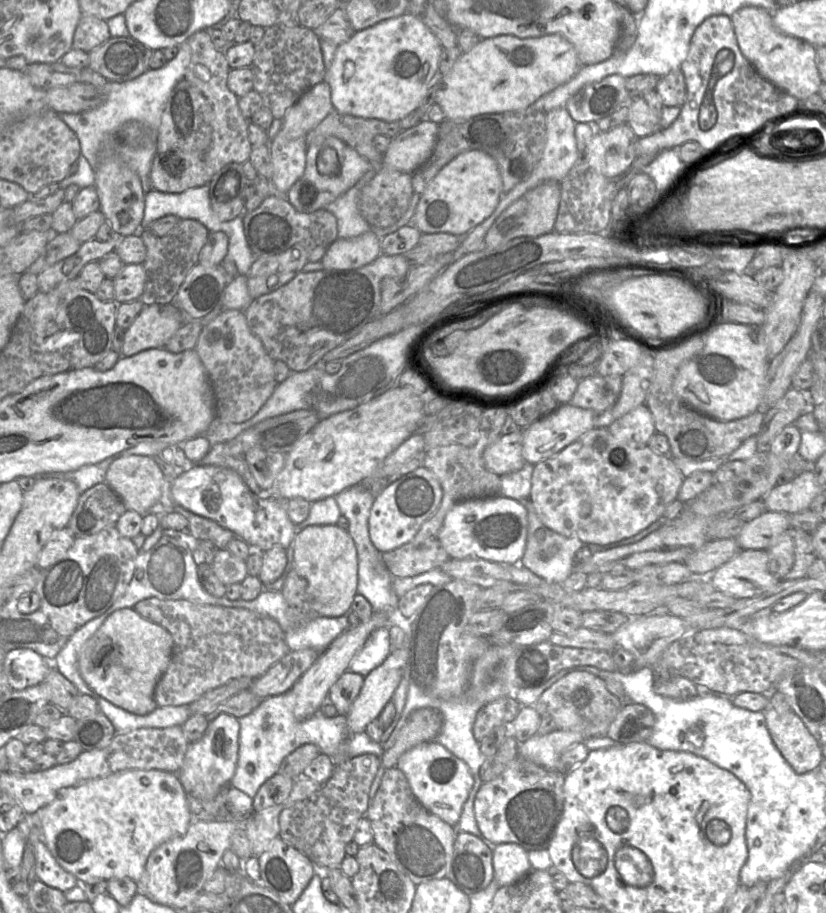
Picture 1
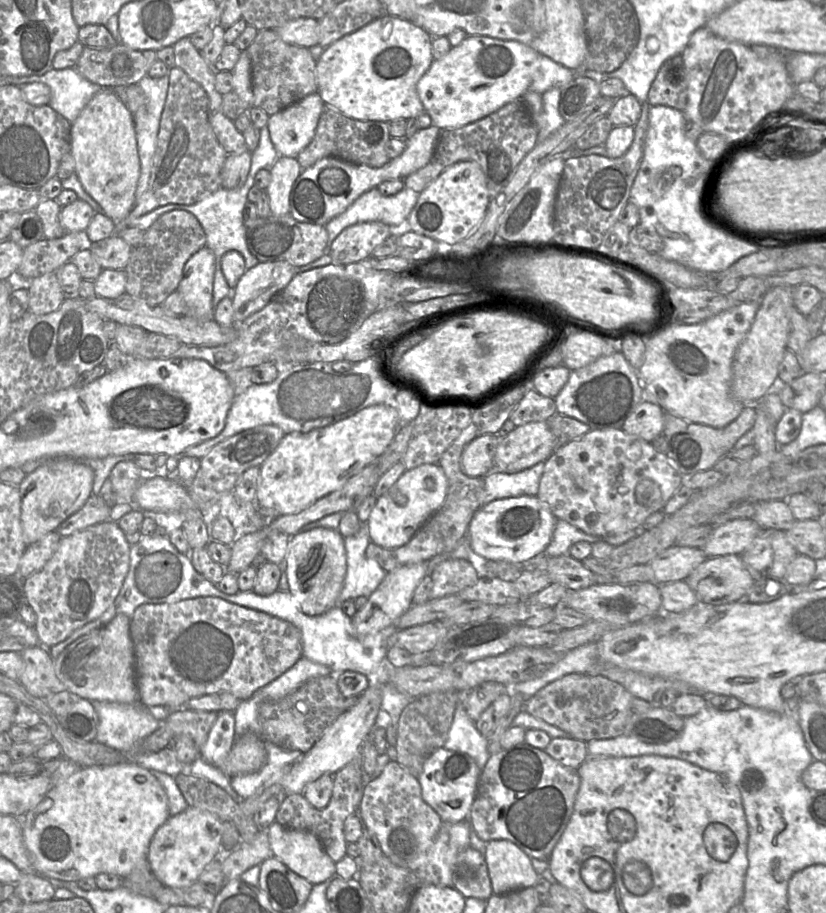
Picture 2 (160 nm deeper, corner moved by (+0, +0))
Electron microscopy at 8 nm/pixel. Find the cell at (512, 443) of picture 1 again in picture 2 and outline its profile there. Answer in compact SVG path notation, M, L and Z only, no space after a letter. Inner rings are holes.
M484 434L471 441L461 456L461 469L470 477L485 477L494 469L494 456L500 437Z

